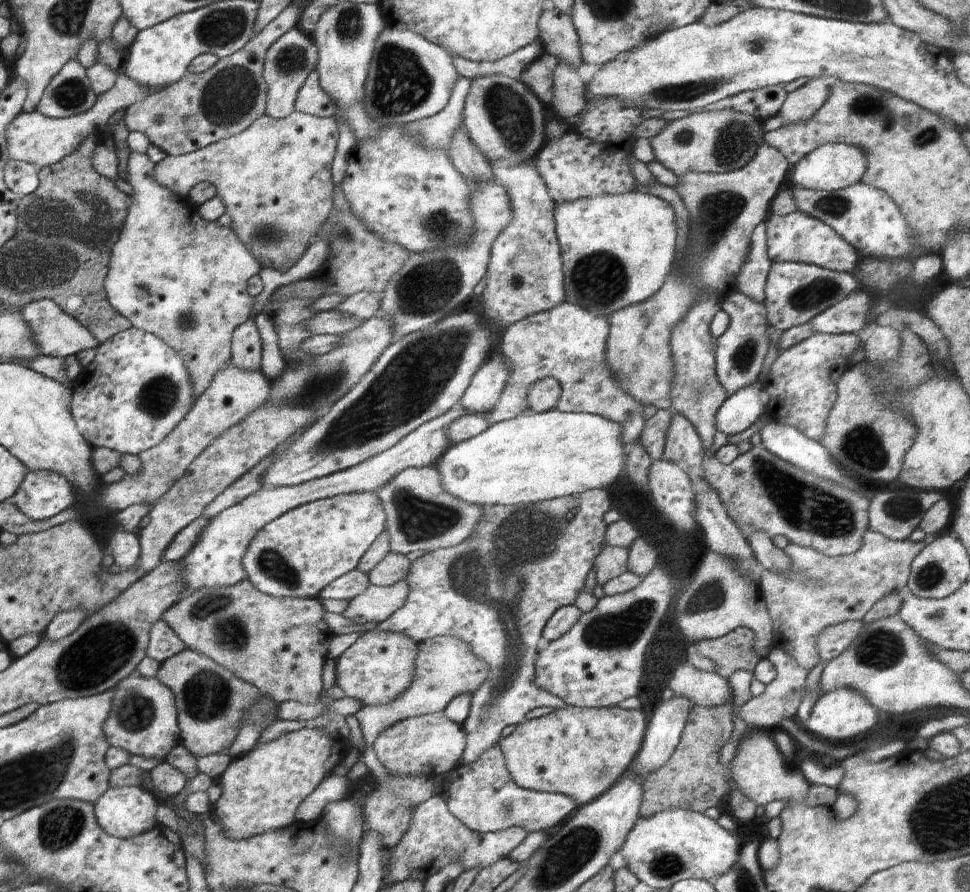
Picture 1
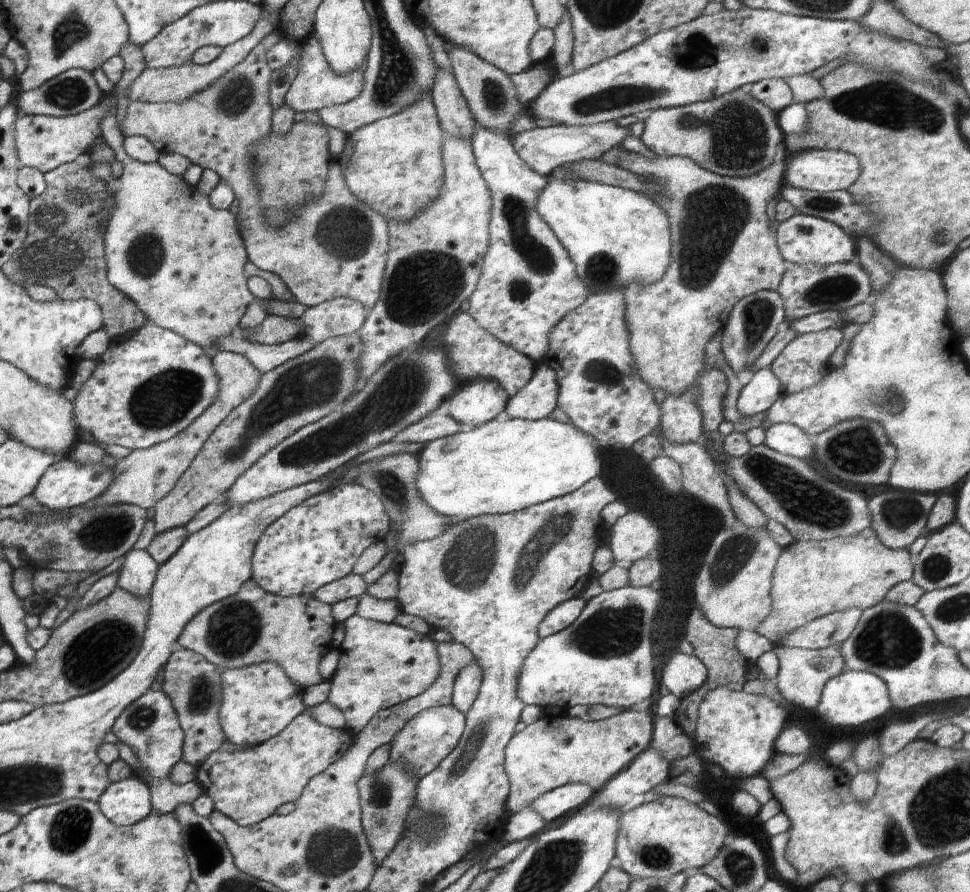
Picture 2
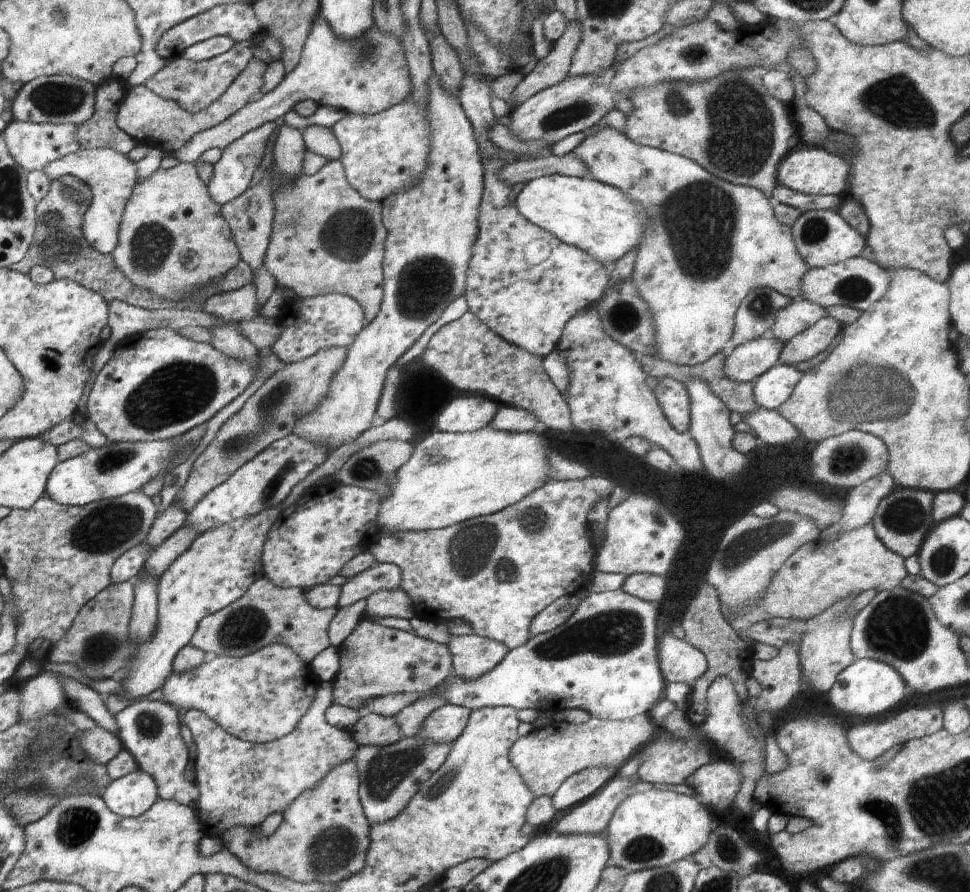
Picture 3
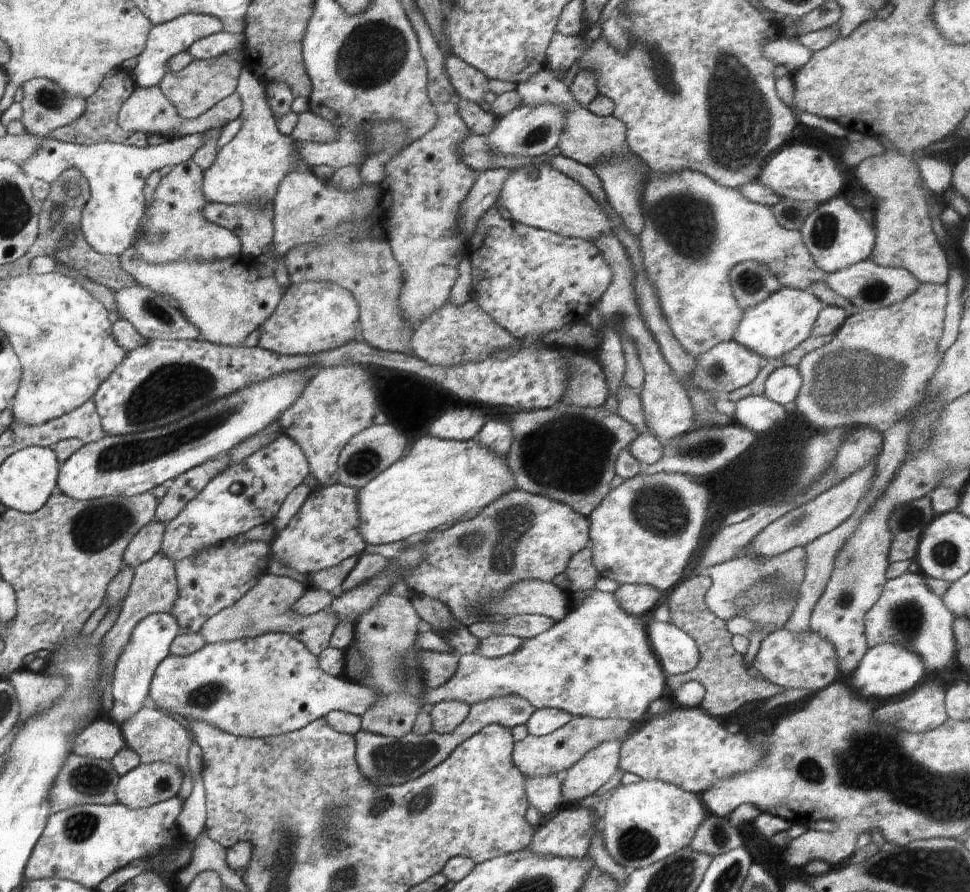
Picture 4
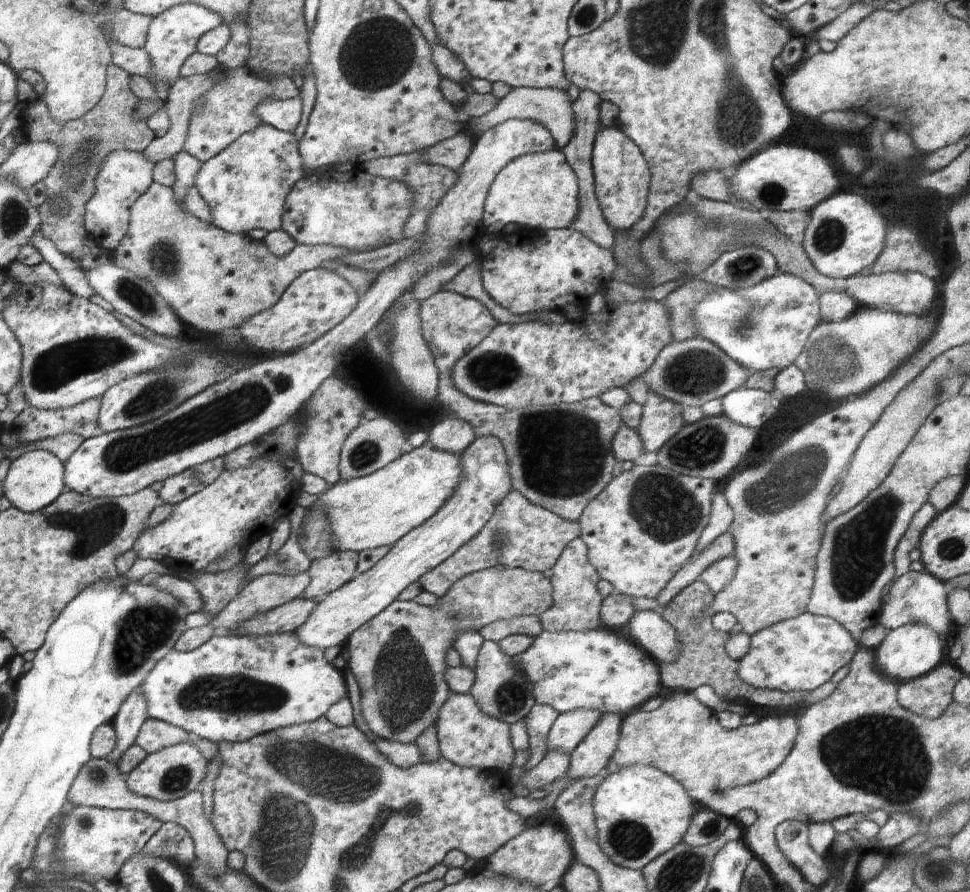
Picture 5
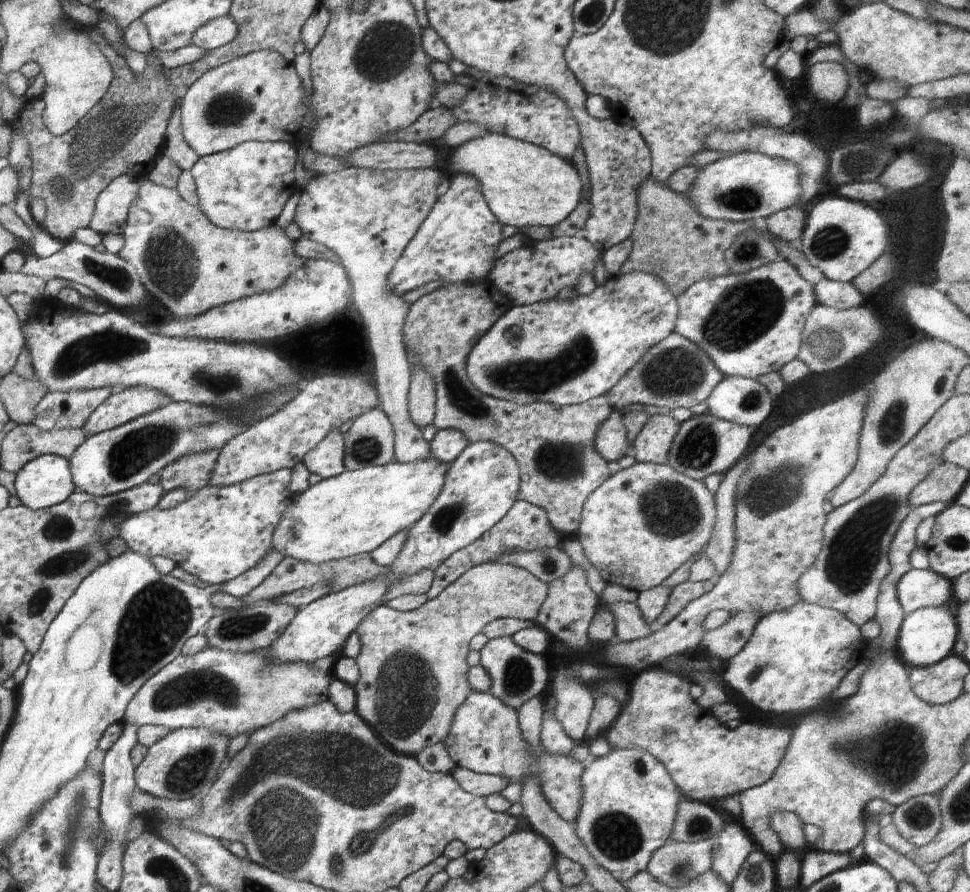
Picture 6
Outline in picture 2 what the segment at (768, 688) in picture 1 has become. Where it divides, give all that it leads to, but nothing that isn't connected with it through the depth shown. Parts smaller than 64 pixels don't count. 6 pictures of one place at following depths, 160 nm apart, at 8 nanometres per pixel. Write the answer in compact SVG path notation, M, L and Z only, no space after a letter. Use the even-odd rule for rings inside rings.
M830 646L830 648L802 649L785 648L778 651L779 672L774 679L775 685L780 690L780 695L787 703L802 706L802 708L816 708L828 683L834 676L843 672L844 658L840 652L841 646Z

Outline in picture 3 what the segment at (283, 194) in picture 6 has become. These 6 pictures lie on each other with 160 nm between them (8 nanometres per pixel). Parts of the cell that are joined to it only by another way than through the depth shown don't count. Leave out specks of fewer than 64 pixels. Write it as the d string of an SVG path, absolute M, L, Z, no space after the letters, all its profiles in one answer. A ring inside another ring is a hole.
M275 121L264 123L253 131L243 134L238 140L231 142L226 148L221 149L221 157L213 165L211 182L207 184L212 200L219 205L226 204L240 196L250 184L254 171L259 167L264 156L268 137L277 127Z

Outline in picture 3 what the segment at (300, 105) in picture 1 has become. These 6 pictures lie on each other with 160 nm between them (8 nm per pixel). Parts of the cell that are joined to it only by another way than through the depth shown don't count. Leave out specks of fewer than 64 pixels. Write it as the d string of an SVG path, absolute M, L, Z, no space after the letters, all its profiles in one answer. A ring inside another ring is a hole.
M319 15L311 26L299 63L274 90L261 94L215 127L199 132L176 153L163 152L163 157L174 155L180 163L196 164L204 151L226 148L243 134L283 117L300 101L311 100L320 107L344 109L352 115L373 115L403 101L410 91L409 70L400 41L375 26L358 39L341 41L333 35L326 19Z

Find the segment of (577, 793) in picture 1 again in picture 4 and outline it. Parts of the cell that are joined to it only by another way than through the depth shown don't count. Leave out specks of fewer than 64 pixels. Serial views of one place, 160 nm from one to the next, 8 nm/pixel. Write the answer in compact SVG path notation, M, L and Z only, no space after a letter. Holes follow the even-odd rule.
M573 717L562 728L547 735L535 737L526 735L526 738L515 741L513 744L512 762L528 779L548 775L561 776L573 764L584 758L587 752L599 747L609 740L626 740L636 730L637 724L624 719L595 719L594 717Z

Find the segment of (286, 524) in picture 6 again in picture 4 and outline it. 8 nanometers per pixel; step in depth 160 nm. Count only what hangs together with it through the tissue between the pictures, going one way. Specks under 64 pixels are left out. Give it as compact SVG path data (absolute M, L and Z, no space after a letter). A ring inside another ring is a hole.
M422 436L413 443L412 449L402 460L373 478L357 492L357 505L360 515L359 531L367 544L385 545L410 535L438 531L453 524L474 518L490 503L494 503L515 486L515 476L504 455L499 455L485 447L480 441L451 441L435 436Z

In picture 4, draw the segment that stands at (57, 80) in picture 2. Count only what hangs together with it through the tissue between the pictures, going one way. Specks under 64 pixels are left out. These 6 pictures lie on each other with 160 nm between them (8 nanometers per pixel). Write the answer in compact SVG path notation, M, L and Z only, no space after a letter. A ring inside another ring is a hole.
M36 77L25 82L22 89L23 98L20 102L22 114L18 120L26 131L43 138L48 137L49 132L78 120L87 107L87 101L83 96L70 94L56 81L44 77Z

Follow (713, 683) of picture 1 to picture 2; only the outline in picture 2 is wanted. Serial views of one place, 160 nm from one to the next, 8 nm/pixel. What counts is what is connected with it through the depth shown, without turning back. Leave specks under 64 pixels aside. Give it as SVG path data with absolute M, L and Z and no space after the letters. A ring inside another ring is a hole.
M676 652L664 666L662 683L676 698L682 699L706 682L708 670L695 655Z

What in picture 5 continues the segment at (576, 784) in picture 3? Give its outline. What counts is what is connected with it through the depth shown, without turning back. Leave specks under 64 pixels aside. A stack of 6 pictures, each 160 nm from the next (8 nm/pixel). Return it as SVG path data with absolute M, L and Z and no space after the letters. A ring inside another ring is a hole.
M613 713L603 714L601 721L569 754L568 782L593 777L600 771L606 771L608 762L618 748L621 719Z

